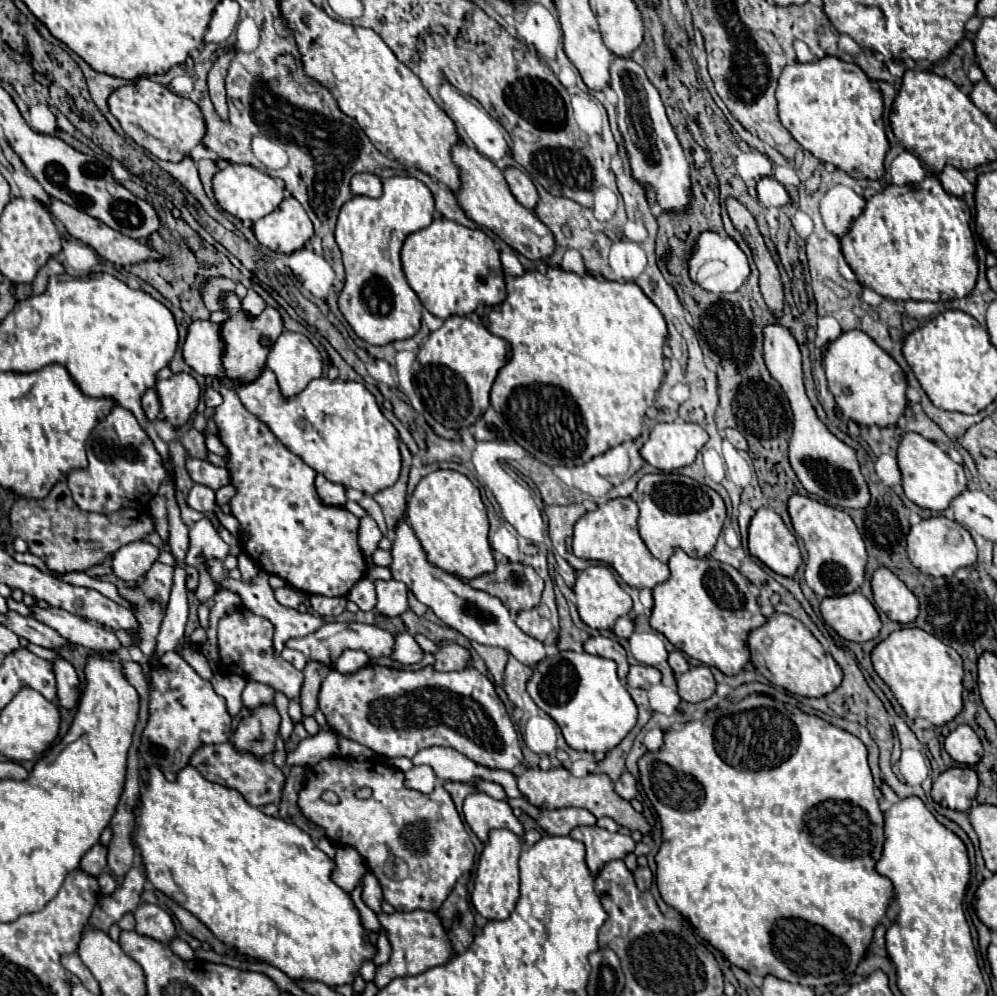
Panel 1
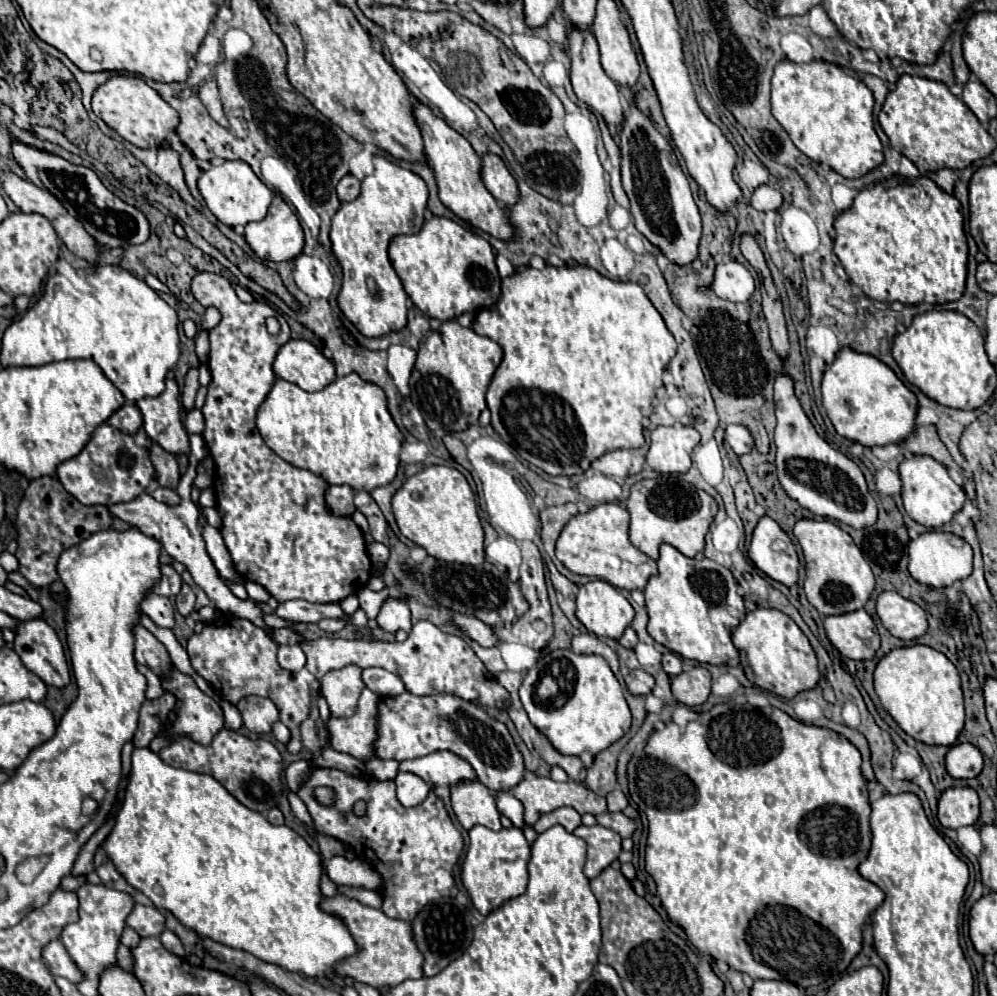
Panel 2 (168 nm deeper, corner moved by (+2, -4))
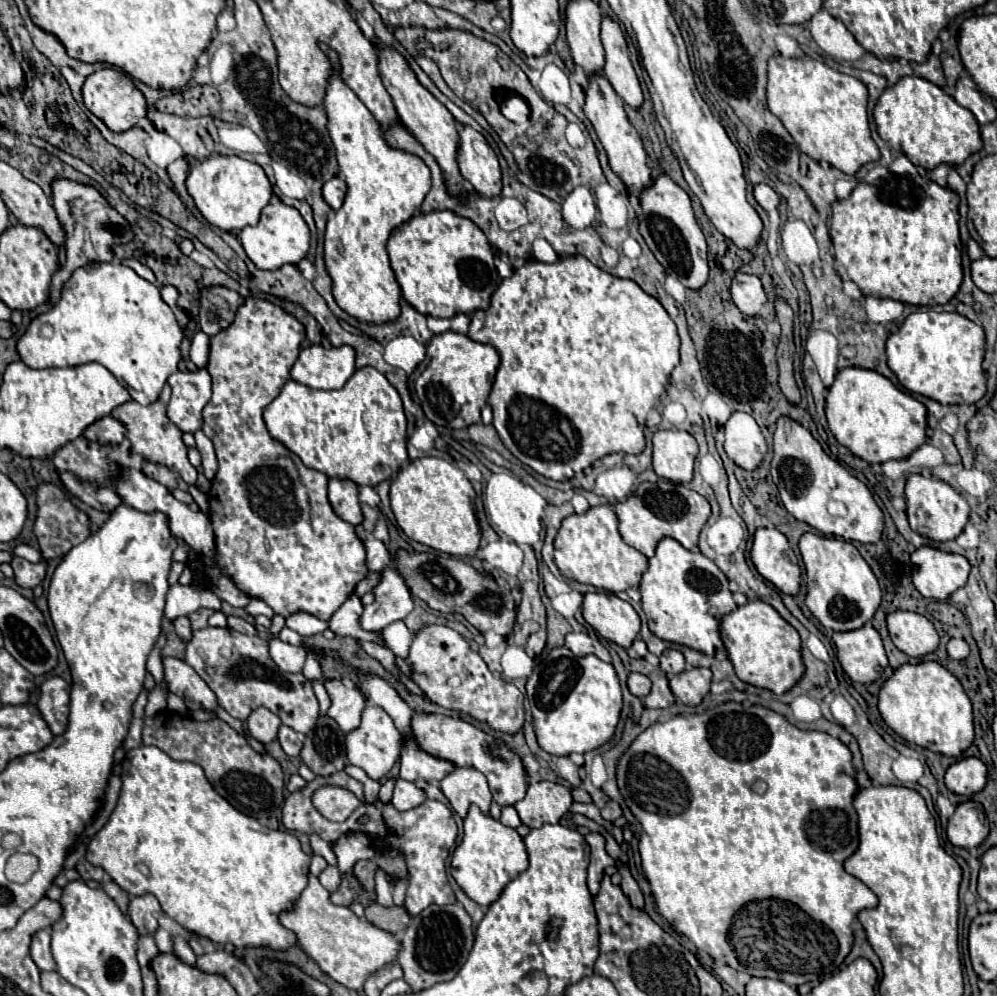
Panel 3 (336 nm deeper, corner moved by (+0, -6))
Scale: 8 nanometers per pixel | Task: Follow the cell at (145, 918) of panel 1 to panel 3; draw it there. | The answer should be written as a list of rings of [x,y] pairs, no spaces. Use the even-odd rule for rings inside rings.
[[[146,893],[146,895],[138,895],[138,897],[130,897],[128,913],[130,913],[132,925],[136,927],[136,931],[140,935],[152,935],[158,927],[162,909],[160,909],[156,897]]]

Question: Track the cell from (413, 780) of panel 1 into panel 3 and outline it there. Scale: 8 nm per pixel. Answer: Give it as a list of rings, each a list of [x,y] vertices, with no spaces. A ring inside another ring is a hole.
[[[398,779],[396,781],[392,805],[398,811],[410,811],[410,809],[414,809],[416,805],[420,805],[424,801],[426,801],[426,795],[418,785],[414,785],[414,783],[406,781],[406,779]]]

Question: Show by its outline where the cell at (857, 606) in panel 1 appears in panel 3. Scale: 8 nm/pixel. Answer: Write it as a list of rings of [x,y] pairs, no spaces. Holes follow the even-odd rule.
[[[868,623],[852,633],[834,633],[838,661],[854,683],[874,683],[888,667],[888,657],[878,631]]]

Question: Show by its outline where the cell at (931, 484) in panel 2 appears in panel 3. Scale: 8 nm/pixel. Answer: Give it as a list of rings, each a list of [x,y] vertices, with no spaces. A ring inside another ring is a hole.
[[[910,475],[906,481],[906,515],[910,521],[910,527],[932,541],[952,541],[956,539],[970,517],[970,505],[966,499],[954,491],[948,483],[936,479],[936,477],[924,477],[924,475]]]

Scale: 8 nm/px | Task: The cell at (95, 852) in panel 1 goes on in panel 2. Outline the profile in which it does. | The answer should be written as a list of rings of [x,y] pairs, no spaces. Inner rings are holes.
[[[66,875],[66,877],[62,879],[60,887],[66,889],[66,891],[78,891],[84,883],[86,883],[86,877],[84,877],[84,875],[78,875],[78,877],[74,877],[74,875]]]

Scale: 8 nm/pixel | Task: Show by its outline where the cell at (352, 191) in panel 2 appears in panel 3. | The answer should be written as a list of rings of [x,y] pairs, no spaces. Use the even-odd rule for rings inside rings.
[[[332,177],[322,187],[322,197],[334,211],[338,211],[340,205],[344,203],[344,193],[346,193],[346,185],[340,177]]]

